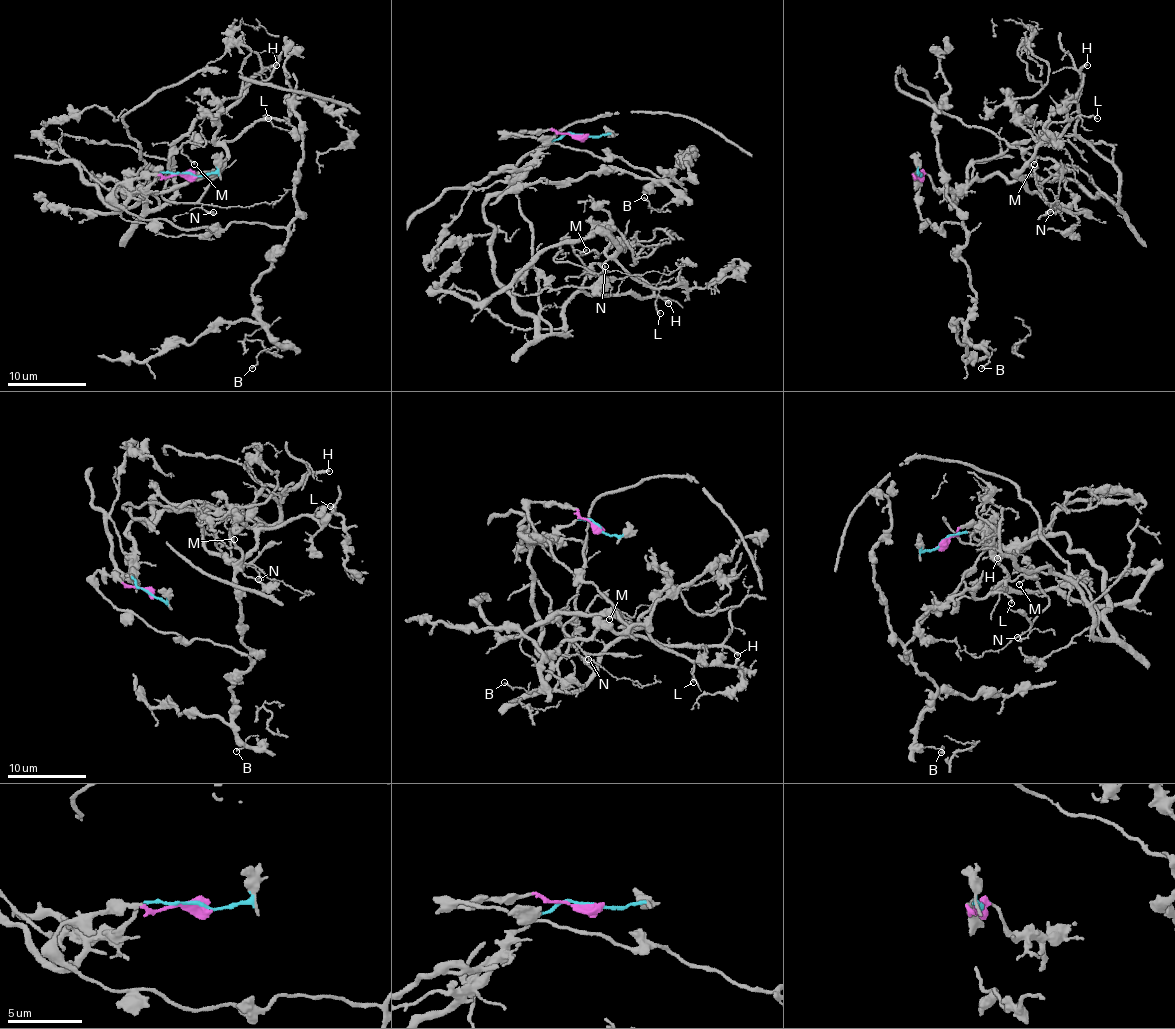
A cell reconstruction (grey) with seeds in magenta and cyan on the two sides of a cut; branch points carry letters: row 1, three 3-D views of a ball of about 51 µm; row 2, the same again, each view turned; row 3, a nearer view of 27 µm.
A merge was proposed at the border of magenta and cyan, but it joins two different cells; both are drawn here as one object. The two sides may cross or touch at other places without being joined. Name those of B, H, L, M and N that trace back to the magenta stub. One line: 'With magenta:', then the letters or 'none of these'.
With magenta: B

